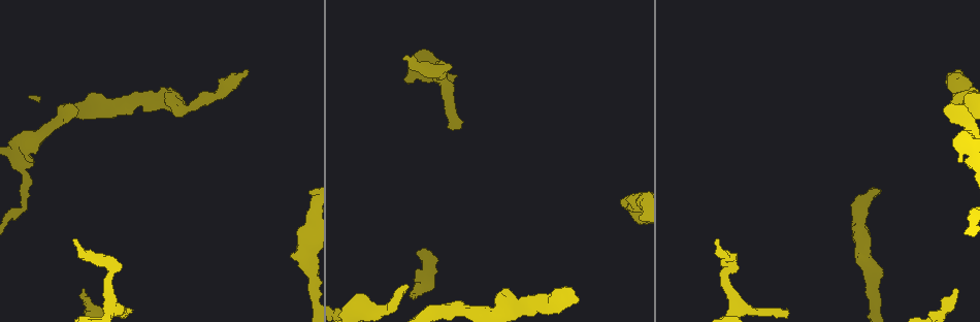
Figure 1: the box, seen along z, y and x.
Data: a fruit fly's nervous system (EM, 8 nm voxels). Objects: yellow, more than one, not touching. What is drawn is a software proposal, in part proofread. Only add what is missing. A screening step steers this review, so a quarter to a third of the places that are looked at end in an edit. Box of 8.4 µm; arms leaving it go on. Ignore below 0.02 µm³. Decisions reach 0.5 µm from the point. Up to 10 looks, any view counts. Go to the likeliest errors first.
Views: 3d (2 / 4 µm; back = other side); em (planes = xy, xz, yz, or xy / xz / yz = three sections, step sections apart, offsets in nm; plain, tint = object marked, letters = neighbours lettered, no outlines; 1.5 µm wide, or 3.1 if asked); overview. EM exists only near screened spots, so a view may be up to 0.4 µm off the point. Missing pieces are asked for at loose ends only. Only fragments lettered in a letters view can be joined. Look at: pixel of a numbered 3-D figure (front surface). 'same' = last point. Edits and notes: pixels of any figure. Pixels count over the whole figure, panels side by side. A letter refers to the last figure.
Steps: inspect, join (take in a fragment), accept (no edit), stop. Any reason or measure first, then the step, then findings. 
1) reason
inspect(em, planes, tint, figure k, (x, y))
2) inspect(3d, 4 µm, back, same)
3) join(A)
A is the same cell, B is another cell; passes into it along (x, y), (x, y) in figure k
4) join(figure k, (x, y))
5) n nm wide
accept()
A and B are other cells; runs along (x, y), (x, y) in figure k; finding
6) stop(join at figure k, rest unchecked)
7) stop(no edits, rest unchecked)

branch stops here
inspect(em, planes, letters, figure 1, (719, 240))

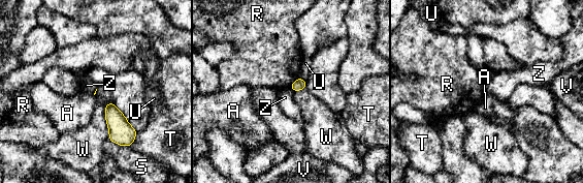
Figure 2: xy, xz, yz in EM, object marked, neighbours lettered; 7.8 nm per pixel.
W touches over 280 nm
accept()
A, R, S, T, U, V, W and Z are other cells; border along (289, 88), (294, 91) in figure 2; none of them fits

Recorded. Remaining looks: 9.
an open end
inspect(3d, 4 µm, back, figure 1, (946, 111))

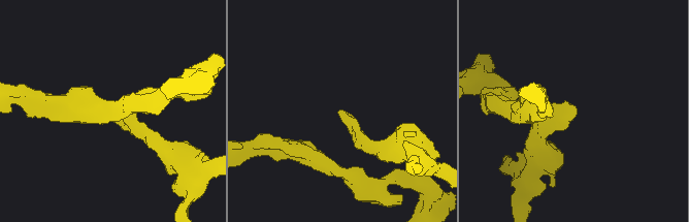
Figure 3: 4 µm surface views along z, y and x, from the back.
now the EM
inspect(em, xy, step 4, tint, figure 3, (339, 112))

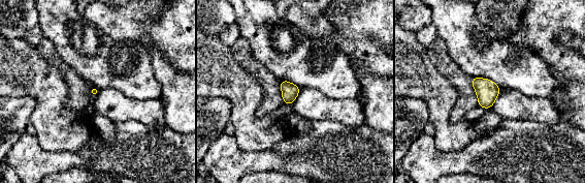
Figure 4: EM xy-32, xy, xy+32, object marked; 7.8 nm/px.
inspect(em, yz, step 4, letters, same)

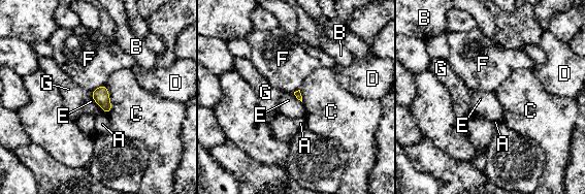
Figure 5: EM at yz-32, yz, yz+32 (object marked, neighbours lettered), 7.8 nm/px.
accept()
A, B, C, D, E, F and G are other cells; border along (91, 97), (106, 112) in figure 5; no lettered fragment goes on from it

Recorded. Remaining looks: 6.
end of a long branch
inspect(em, xz, step 8, tint, figure 1, (83, 290))

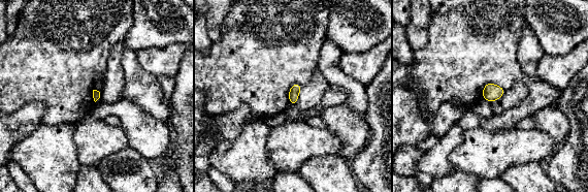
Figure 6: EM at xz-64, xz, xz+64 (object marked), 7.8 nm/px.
inspect(em, planes, letters, same)

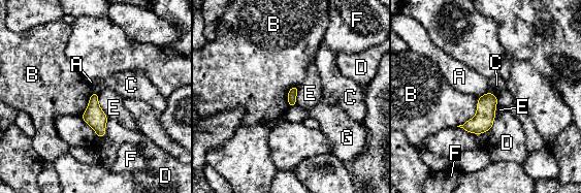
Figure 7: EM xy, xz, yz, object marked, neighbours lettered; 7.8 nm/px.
accept()
A, B, C, D, E, F and G are other cells; border along (478, 98), (477, 113), (456, 126) in figure 7; none of them fits

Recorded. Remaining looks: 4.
an open end
inspect(em, xz, step 4, tint, figure 1, (579, 299))

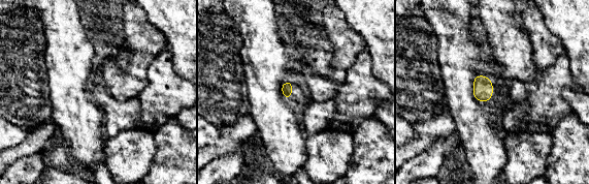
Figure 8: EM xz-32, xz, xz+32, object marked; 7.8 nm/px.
see the neighbours
inspect(em, xz, step 4, letters, same)

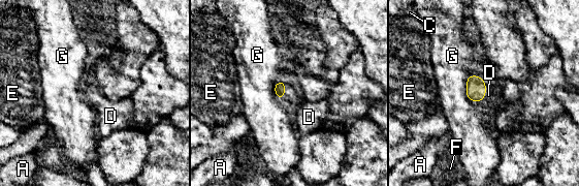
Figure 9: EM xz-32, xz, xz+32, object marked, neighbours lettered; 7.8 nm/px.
join(figure 9, (307, 113))
D is the same cell, A, C, E, F and G are other cells; passes into it along (280, 89), (285, 89), (307, 113) in figure 9; the neuron continues

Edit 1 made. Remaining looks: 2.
stop(join at figure 9, rest unchecked)

